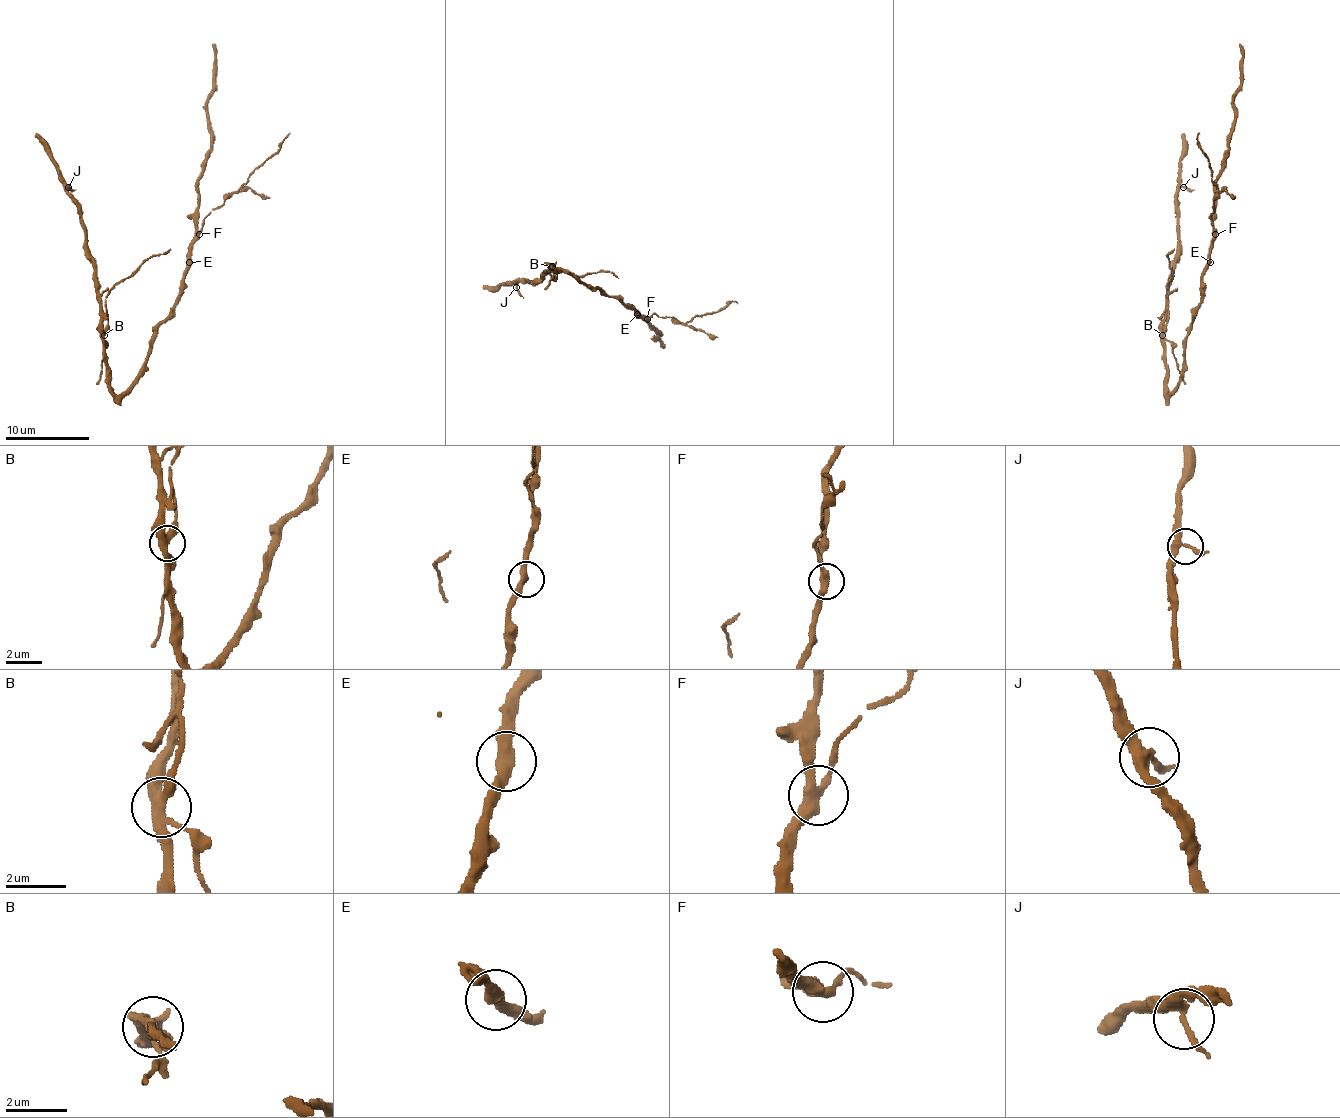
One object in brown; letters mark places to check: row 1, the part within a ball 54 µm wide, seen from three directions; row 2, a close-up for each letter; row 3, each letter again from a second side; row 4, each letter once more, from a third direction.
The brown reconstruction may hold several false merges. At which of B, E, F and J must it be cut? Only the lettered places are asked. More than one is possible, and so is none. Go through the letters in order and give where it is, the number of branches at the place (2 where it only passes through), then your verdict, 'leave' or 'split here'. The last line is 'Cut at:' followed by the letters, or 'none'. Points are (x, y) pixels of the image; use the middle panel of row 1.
B: place (552, 266); branches 4; split here
E: place (637, 314); branches 2; leave
F: place (647, 319); branches 3; split here
J: place (516, 287); branches 3; leave
Cut at: B, F

